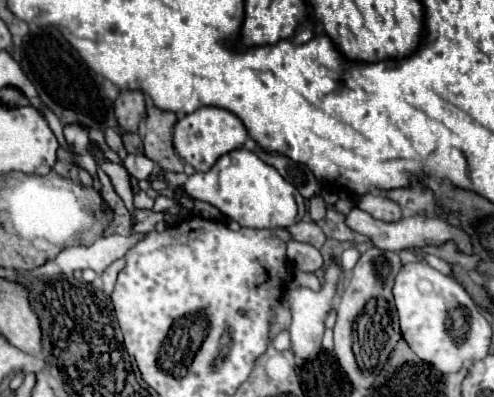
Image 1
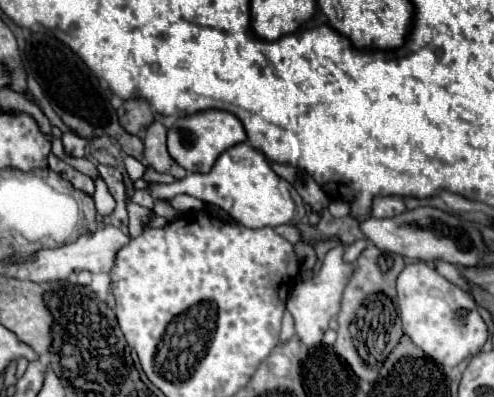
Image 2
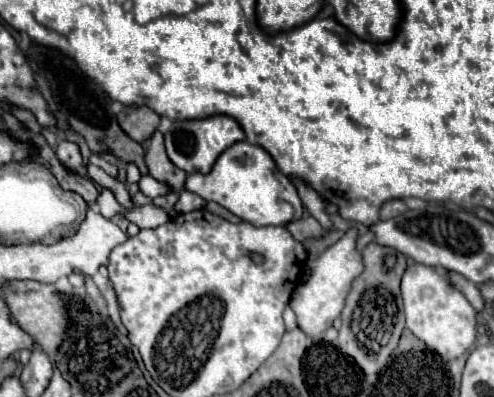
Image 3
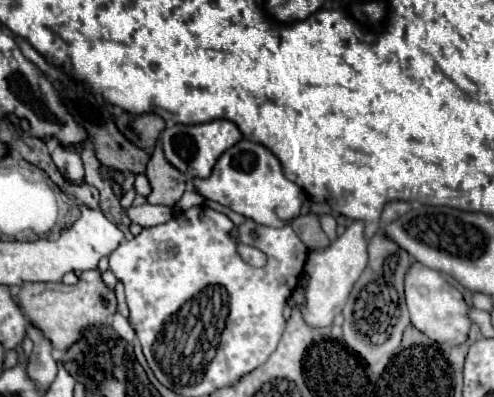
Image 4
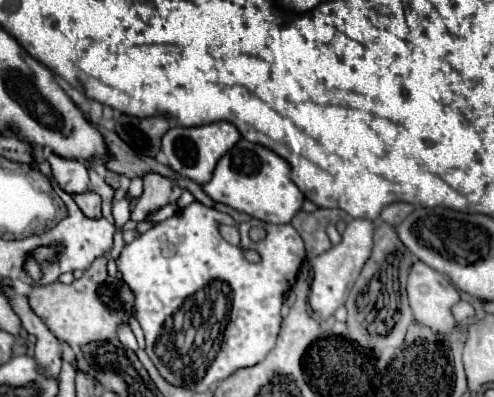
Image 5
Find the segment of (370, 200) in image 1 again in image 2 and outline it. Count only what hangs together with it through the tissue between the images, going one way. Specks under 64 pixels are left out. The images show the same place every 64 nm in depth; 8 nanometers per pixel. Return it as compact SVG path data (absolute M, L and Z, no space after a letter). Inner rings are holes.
M378 196L376 200L372 200L374 218L392 218L400 212L406 212L406 206L400 196Z

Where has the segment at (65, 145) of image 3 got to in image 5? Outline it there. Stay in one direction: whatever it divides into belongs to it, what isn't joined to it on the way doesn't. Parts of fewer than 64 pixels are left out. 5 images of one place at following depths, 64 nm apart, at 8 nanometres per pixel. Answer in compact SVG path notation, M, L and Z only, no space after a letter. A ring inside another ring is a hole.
M50 154L48 162L52 164L54 178L58 180L62 190L66 190L68 194L88 190L88 172L86 172L84 162L64 160L62 156L56 156L56 154Z

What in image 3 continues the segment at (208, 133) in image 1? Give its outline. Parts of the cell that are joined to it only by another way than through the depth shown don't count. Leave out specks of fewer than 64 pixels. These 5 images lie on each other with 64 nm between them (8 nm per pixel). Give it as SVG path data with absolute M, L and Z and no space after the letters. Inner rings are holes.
M214 114L214 116L198 118L198 120L176 120L170 126L170 130L164 134L164 138L166 138L166 152L178 168L182 168L186 174L192 174L192 172L208 174L212 170L216 158L226 148L244 140L244 130L230 116Z

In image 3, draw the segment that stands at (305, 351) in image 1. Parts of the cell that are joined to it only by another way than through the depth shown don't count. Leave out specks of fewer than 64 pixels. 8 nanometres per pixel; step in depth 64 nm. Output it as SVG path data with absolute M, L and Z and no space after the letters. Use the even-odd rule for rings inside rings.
M348 230L344 238L340 238L334 246L330 246L318 258L310 260L308 268L310 268L310 278L294 288L290 298L290 308L298 318L298 328L312 338L326 332L332 326L334 318L340 316L350 284L362 272L362 258L360 252L356 252L356 230Z

